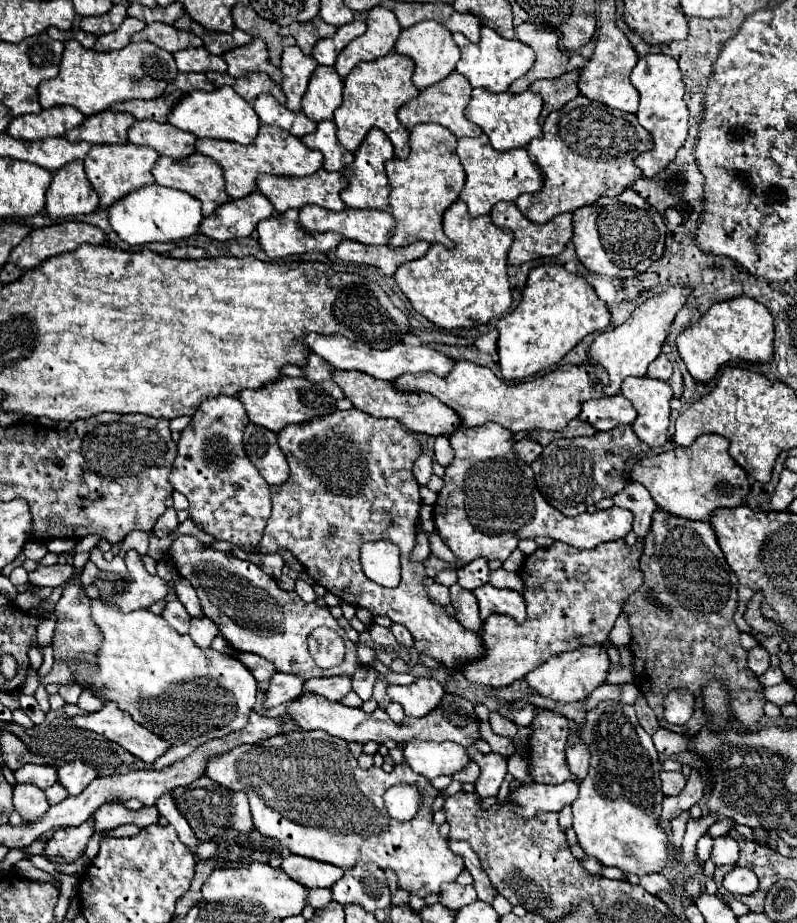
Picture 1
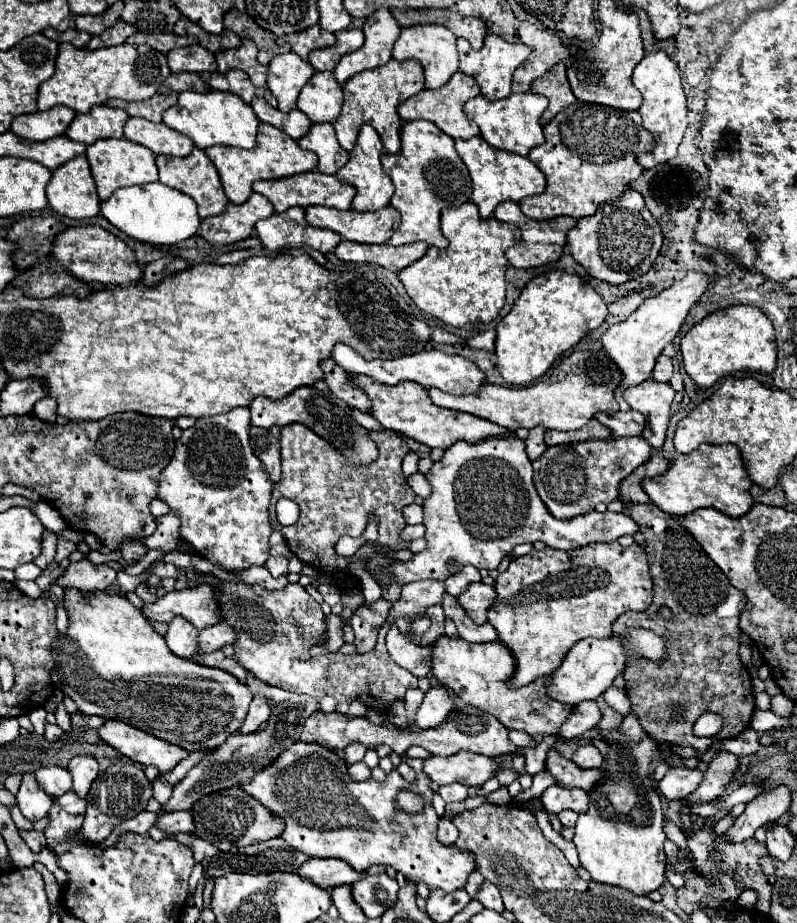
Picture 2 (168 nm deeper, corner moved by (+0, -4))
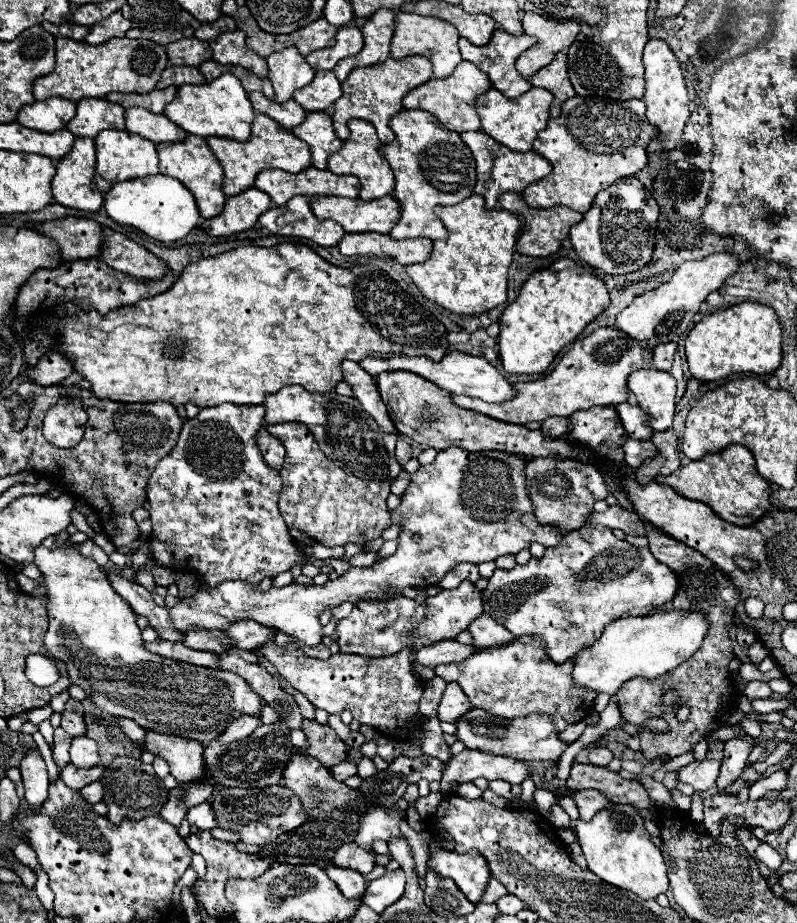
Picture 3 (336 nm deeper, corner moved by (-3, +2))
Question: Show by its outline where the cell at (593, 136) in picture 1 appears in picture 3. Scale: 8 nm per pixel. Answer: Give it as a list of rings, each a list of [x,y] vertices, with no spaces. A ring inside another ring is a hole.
[[[568,98],[562,104],[562,114],[558,118],[550,118],[548,126],[536,136],[534,140],[534,150],[538,154],[544,154],[550,164],[552,172],[550,176],[542,178],[540,182],[528,184],[526,190],[522,192],[524,200],[532,208],[552,208],[552,206],[568,206],[576,212],[586,212],[592,206],[594,196],[614,184],[620,178],[632,176],[634,172],[642,170],[648,162],[646,156],[646,146],[650,140],[656,138],[656,126],[652,126],[646,116],[644,116],[644,102],[642,100],[610,100],[610,98]]]

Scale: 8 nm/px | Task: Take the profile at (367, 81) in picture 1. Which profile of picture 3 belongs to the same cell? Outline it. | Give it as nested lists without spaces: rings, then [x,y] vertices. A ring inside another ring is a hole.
[[[408,56],[402,60],[388,58],[386,62],[378,66],[368,66],[368,68],[354,68],[348,78],[342,82],[342,98],[336,100],[332,120],[336,128],[336,136],[340,140],[346,138],[346,124],[352,118],[362,118],[370,124],[374,124],[378,138],[382,144],[390,144],[394,140],[394,134],[390,132],[390,118],[402,110],[402,98],[428,82],[432,78],[432,64],[424,56]]]

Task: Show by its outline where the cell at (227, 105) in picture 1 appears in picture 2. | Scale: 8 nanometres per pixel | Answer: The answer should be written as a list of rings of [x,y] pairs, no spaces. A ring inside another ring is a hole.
[[[209,90],[207,94],[199,92],[181,92],[177,106],[165,110],[163,122],[189,136],[197,148],[205,150],[209,146],[237,146],[237,148],[255,148],[255,138],[257,138],[257,128],[259,120],[255,118],[255,112],[249,104],[241,102],[237,94],[229,92],[217,92]]]

